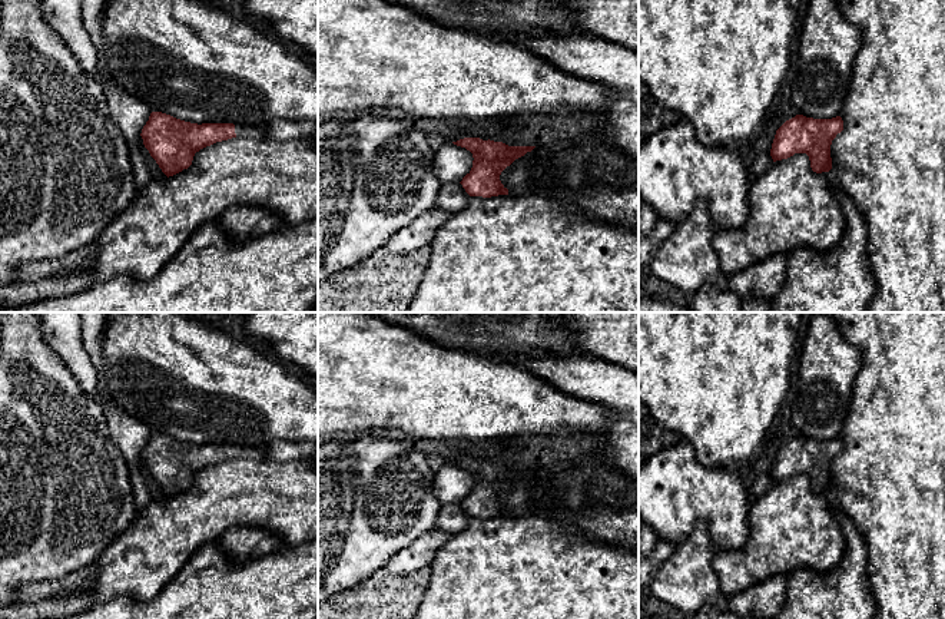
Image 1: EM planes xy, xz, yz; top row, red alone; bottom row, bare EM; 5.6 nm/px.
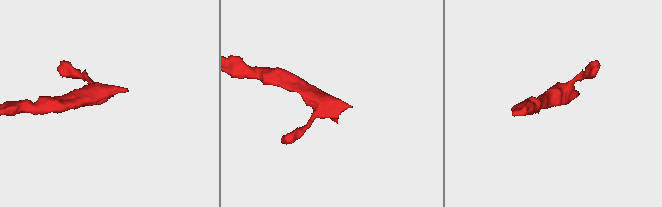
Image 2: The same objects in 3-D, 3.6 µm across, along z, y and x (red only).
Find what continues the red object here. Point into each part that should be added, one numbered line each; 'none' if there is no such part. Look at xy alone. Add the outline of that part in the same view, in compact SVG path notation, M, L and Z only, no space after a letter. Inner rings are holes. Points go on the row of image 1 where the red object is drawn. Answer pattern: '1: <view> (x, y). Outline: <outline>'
1: xy (241, 131). Outline: M235 125L236 138L265 138L266 125L263 126L245 126Z

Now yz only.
none

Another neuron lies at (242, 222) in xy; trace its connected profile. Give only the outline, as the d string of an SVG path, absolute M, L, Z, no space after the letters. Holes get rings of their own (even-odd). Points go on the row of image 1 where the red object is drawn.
M249 205L229 208L218 221L225 234L235 242L262 236L281 225L276 213Z

